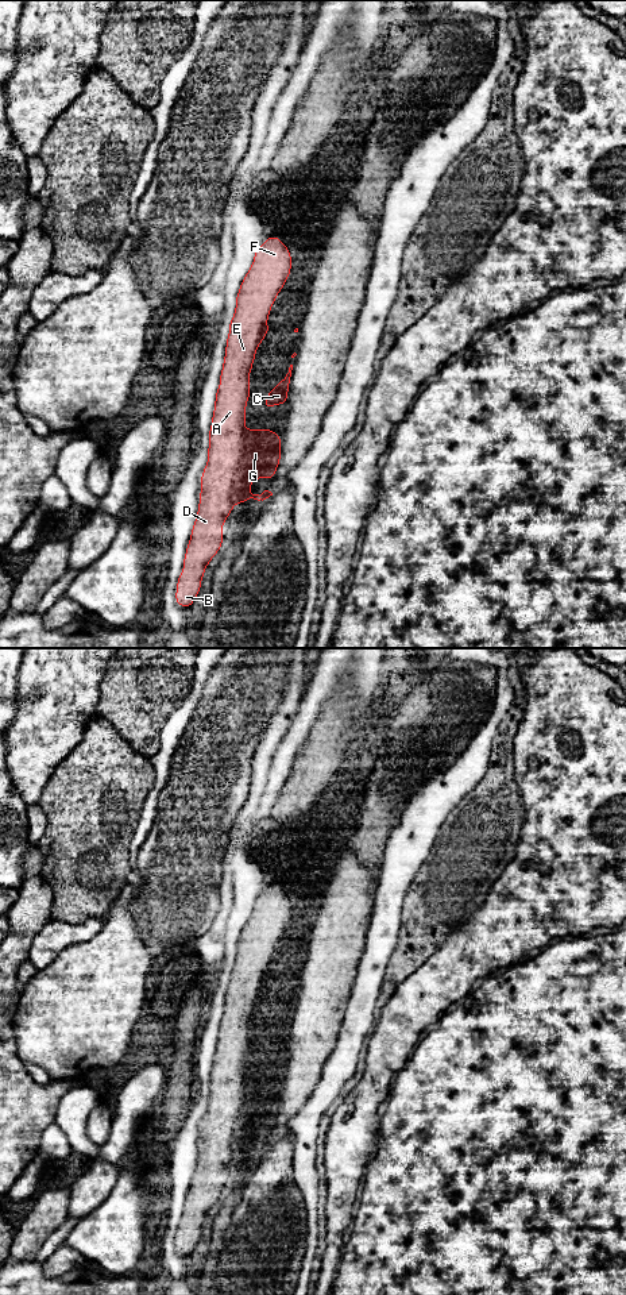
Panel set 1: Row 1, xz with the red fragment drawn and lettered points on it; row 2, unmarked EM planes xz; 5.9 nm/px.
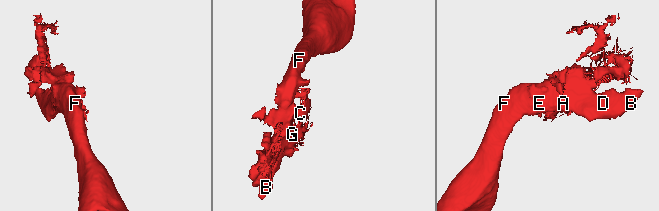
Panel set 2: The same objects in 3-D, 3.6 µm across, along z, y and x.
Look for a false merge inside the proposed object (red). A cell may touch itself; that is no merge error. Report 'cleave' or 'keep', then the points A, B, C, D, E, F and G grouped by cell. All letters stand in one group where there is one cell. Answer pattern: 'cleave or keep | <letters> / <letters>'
keep | A B C D E F G

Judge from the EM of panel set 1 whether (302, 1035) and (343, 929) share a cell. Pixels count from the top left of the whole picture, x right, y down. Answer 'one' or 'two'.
one

